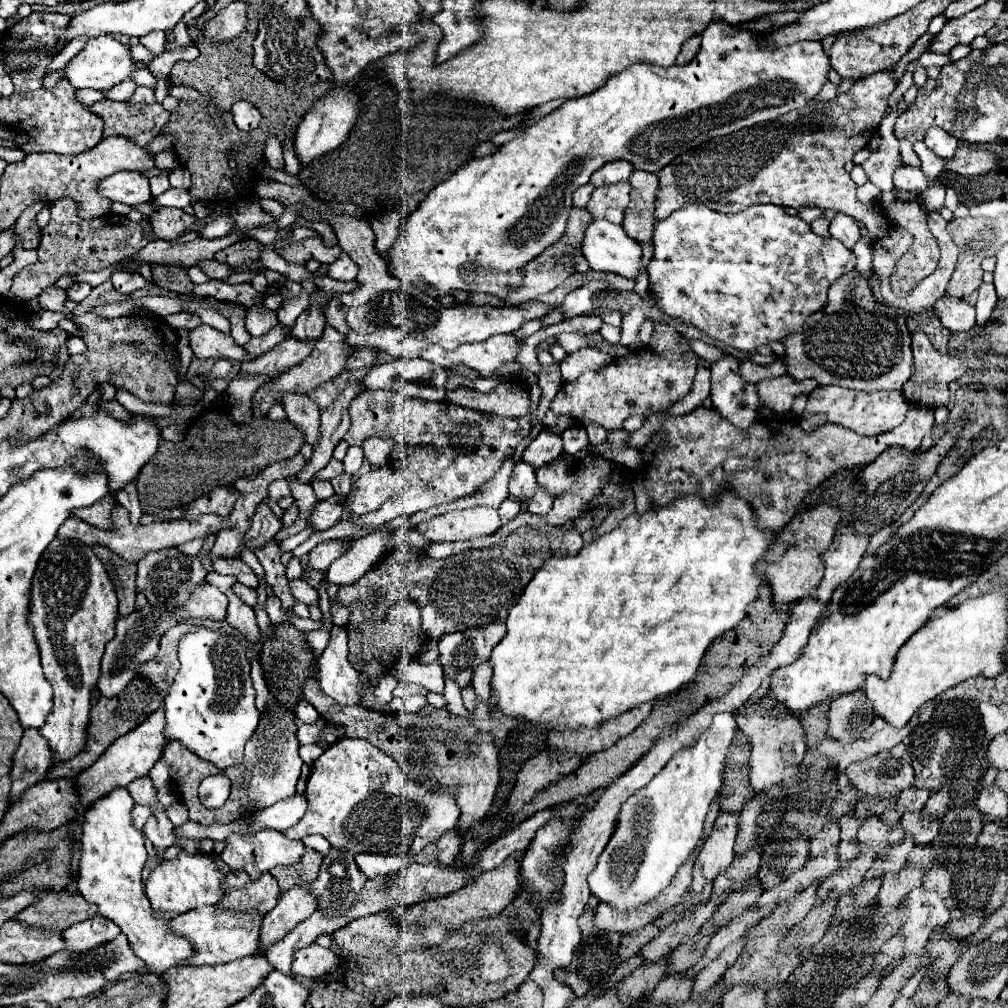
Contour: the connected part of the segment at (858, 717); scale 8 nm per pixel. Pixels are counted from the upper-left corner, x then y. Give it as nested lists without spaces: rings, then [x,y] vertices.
[[[864,690],[838,696],[830,704],[828,734],[840,742],[852,742],[872,724],[874,716]]]

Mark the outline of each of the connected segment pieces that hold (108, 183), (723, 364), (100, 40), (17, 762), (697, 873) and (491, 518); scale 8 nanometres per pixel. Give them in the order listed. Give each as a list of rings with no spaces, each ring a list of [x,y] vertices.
[[[116,172],[116,176],[108,176],[104,184],[100,184],[104,196],[110,196],[114,202],[122,202],[128,206],[138,206],[152,200],[150,180],[140,172]]]
[[[726,356],[712,364],[712,406],[728,418],[738,428],[748,428],[758,420],[762,402],[756,394],[756,386],[744,382],[738,372],[740,362],[732,356]]]
[[[100,34],[98,38],[92,38],[82,52],[78,52],[68,68],[66,68],[66,78],[72,82],[76,88],[94,88],[94,90],[110,90],[116,84],[120,84],[126,78],[132,78],[140,86],[156,86],[156,80],[150,72],[148,66],[138,68],[136,60],[130,56],[130,46],[118,42],[112,34]]]
[[[24,730],[24,736],[20,740],[20,746],[12,760],[10,780],[12,780],[12,792],[10,802],[26,792],[32,784],[38,784],[46,778],[50,770],[48,764],[48,742],[40,736],[38,730]]]
[[[720,812],[716,818],[712,836],[702,846],[700,856],[694,864],[694,880],[690,892],[696,894],[708,880],[714,880],[726,870],[734,858],[734,844],[738,836],[738,812]]]
[[[474,506],[466,510],[452,510],[420,522],[416,530],[428,542],[450,542],[450,540],[470,540],[476,536],[488,536],[500,528],[500,516],[496,508]]]

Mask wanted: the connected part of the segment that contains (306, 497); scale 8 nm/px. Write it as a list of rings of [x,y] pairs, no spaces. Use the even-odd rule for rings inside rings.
[[[294,480],[294,482],[290,484],[290,488],[292,488],[292,496],[296,498],[296,504],[298,504],[300,514],[298,514],[298,520],[296,520],[290,528],[280,530],[280,532],[276,534],[276,540],[278,540],[278,542],[284,540],[284,538],[290,538],[290,536],[294,536],[294,534],[298,534],[300,530],[304,530],[304,528],[308,526],[308,520],[310,520],[310,516],[312,516],[312,512],[314,512],[314,508],[316,508],[316,504],[318,504],[318,498],[316,498],[314,488],[312,488],[310,484],[302,484],[302,482]]]

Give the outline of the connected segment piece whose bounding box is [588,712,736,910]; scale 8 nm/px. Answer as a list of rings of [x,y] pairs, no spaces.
[[[736,712],[716,714],[712,726],[700,740],[680,750],[648,786],[636,790],[620,808],[614,834],[602,850],[596,868],[588,876],[594,896],[618,910],[634,910],[658,896],[680,864],[696,848],[708,806],[722,786],[726,750],[736,732]]]

